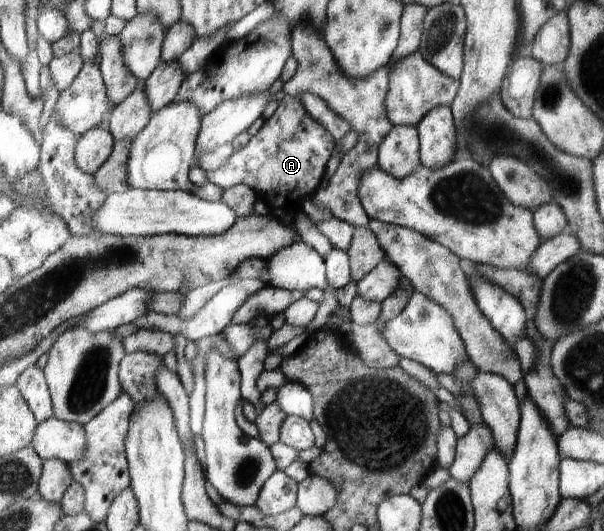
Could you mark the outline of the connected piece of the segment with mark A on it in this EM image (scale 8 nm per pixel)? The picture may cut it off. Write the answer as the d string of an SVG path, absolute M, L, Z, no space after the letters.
M285 95L278 101L278 108L264 120L257 134L238 151L233 151L228 162L206 173L211 183L229 189L240 183L251 188L258 198L267 202L270 210L300 212L304 201L312 198L323 180L325 168L337 146L328 129L313 119L297 97Z

